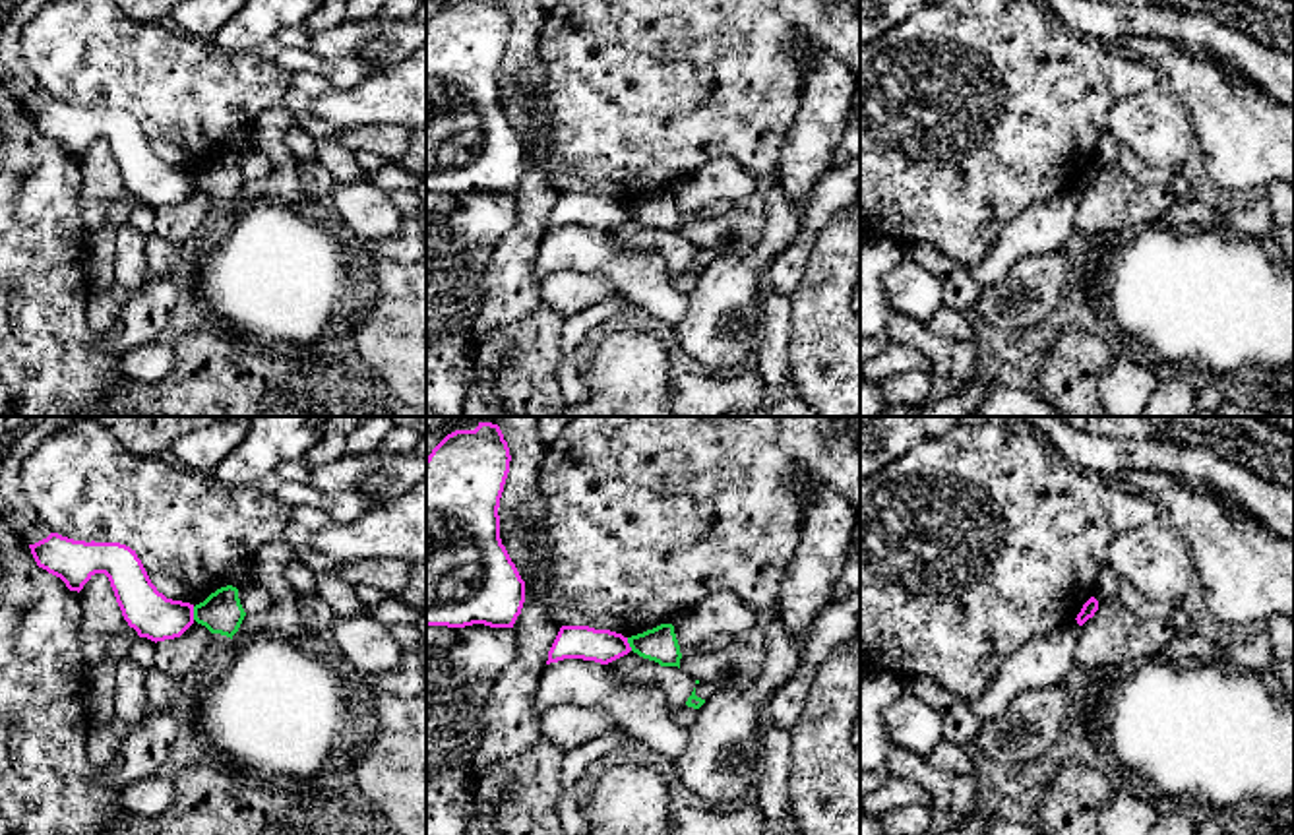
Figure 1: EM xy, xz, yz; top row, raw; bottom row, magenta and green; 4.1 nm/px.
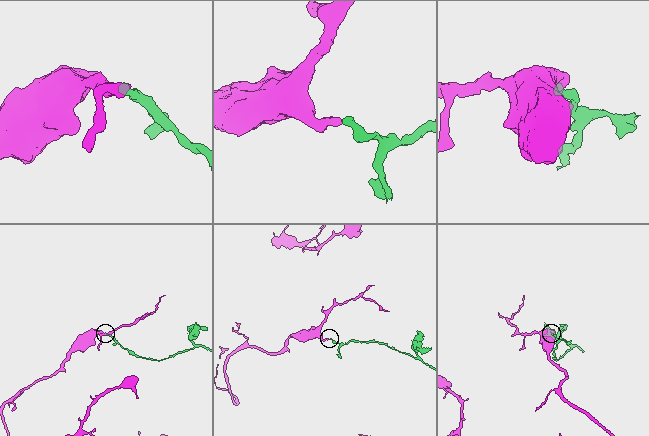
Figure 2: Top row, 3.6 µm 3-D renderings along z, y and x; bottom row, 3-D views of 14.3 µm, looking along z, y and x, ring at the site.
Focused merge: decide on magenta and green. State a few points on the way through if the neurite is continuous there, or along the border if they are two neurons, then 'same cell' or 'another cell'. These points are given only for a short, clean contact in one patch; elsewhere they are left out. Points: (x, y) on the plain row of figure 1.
along xy (192, 173), (194, 185) | another cell

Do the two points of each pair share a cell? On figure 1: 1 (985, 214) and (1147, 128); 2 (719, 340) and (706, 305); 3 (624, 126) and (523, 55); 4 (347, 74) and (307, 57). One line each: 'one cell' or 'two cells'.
1: two cells
2: one cell
3: two cells
4: one cell

